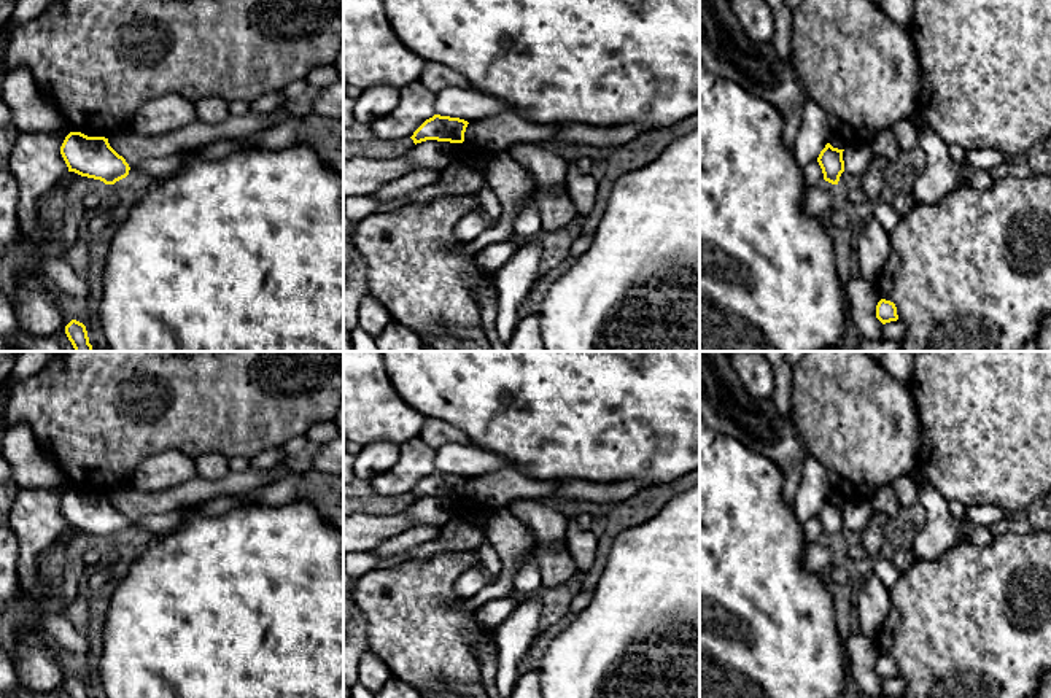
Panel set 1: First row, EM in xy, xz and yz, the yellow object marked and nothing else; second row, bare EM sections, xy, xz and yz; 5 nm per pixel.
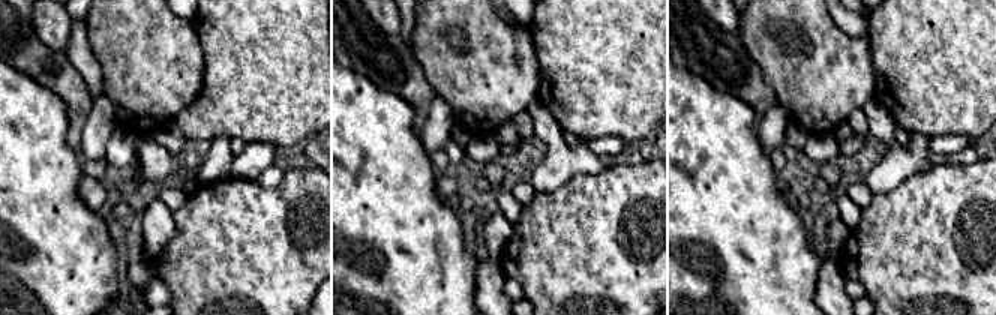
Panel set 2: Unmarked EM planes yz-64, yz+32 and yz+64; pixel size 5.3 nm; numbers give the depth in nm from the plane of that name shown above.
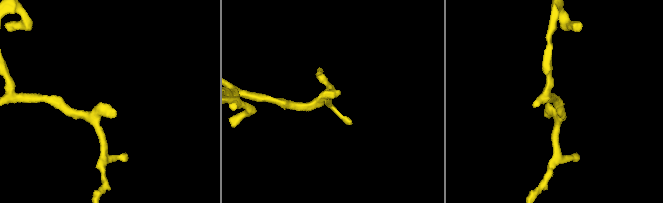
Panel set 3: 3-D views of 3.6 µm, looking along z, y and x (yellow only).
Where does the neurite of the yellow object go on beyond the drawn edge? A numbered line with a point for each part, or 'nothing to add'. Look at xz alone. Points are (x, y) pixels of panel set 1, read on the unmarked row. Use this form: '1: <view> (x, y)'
nothing to add

